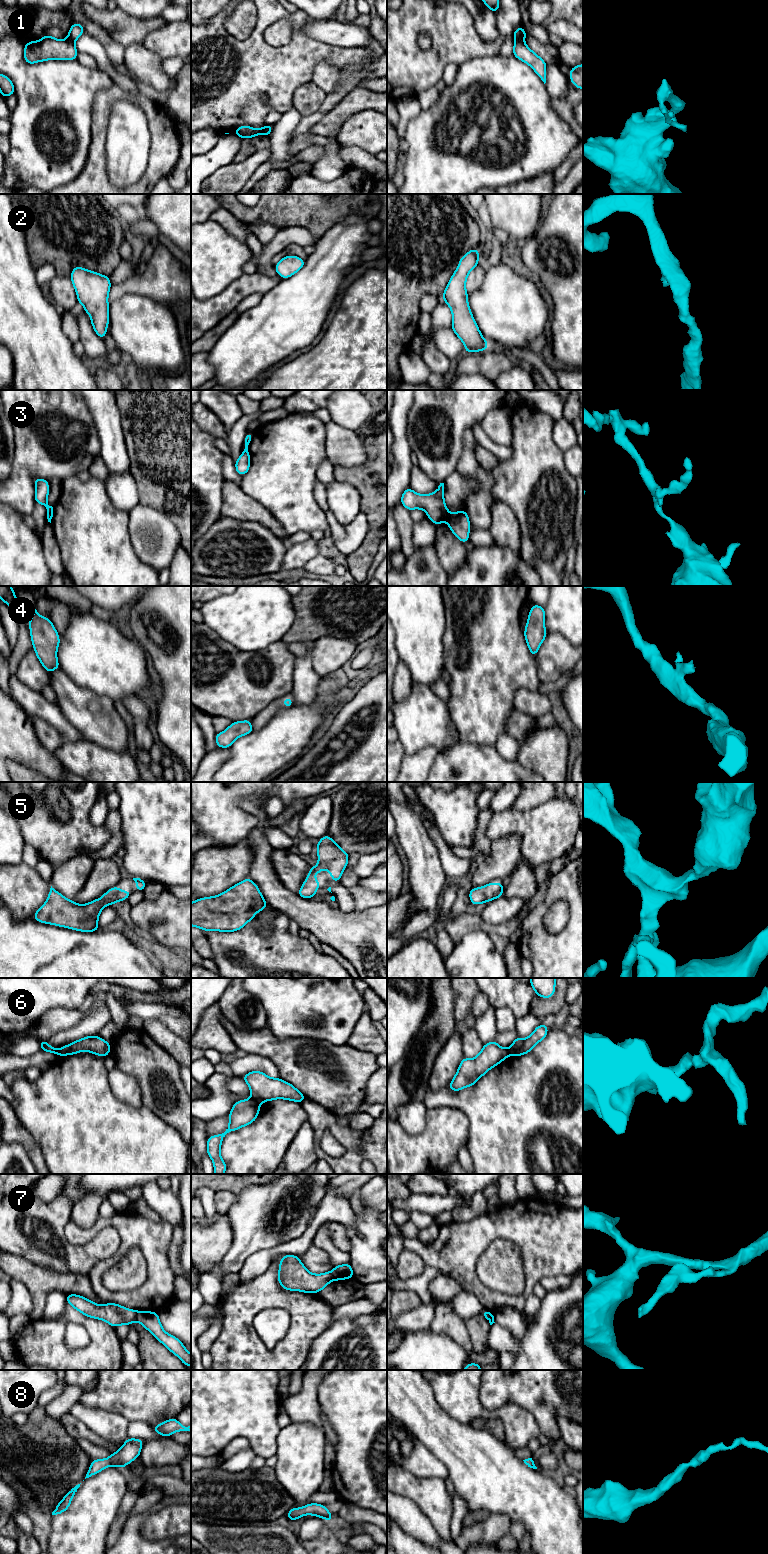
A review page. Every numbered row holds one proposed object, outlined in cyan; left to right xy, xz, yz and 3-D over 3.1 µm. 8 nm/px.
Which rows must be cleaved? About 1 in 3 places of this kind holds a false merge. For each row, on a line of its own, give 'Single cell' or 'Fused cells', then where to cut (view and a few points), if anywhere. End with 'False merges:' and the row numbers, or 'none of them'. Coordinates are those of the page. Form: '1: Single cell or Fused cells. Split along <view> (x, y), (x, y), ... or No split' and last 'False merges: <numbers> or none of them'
1: Fused cells. Split along yz (515, 39), (523, 40)
2: Single cell. No split
3: Fused cells. Split along yz (449, 514), (446, 518)
4: Single cell. No split
5: Single cell. No split
6: Fused cells. Split along xz (252, 1097), (259, 1103)
7: Fused cells. Split along xy (137, 1311), (135, 1319)
8: Single cell. No split
False merges: 1, 3, 6, 7

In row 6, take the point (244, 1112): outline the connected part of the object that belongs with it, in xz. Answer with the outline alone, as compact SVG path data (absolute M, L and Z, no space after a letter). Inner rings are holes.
M254 1098L237 1101L229 1113L229 1126L226 1131L207 1137L207 1154L213 1161L214 1174L224 1174L227 1168L220 1154L221 1143L225 1135L254 1122L259 1111L260 1103Z

